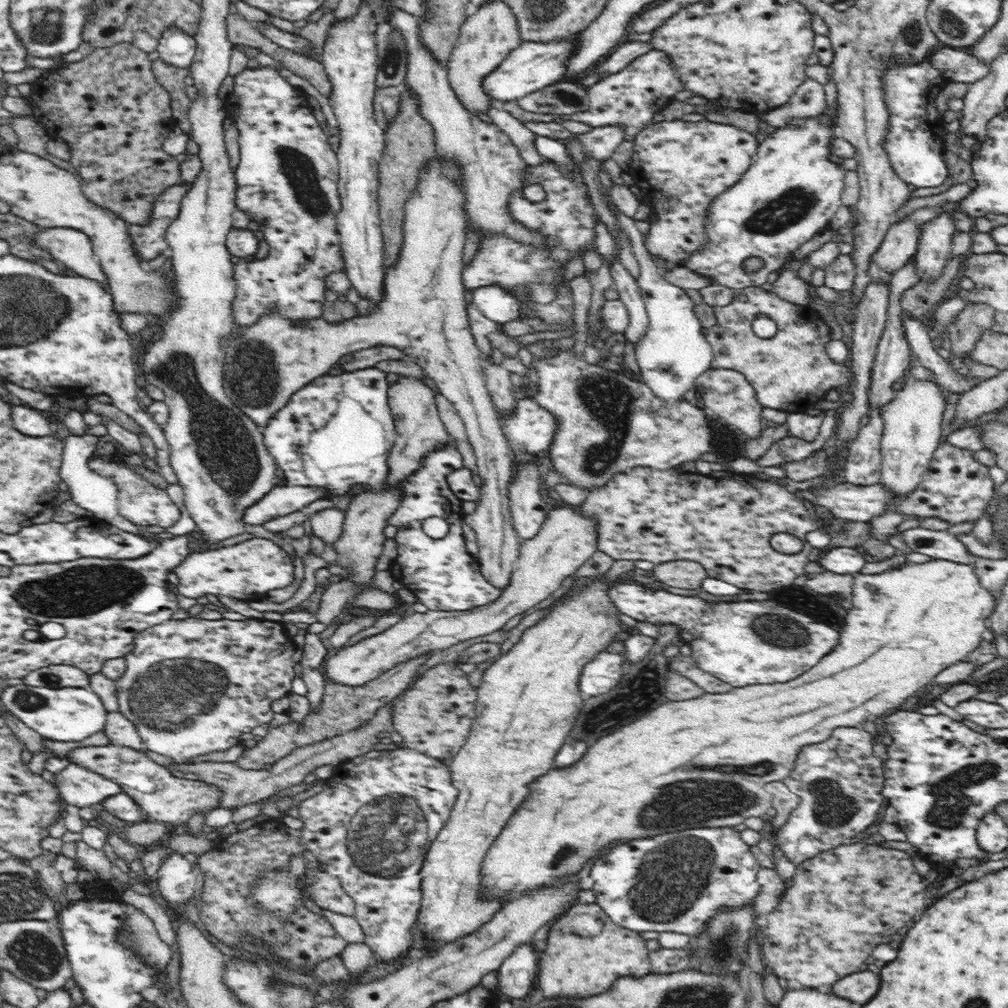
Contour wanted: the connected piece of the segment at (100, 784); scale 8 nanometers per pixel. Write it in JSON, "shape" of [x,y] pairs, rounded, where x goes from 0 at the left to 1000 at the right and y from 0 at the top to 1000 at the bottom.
{"shape":[[[73,756],[56,767],[54,773],[61,792],[66,798],[79,802],[97,798],[108,790],[121,787],[119,779]]]}

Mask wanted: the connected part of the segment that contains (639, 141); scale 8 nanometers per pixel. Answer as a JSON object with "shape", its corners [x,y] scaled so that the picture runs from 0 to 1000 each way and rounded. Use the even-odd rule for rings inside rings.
{"shape":[[[698,118],[693,121],[681,121],[666,119],[650,121],[635,129],[627,139],[629,152],[623,173],[629,182],[640,192],[641,201],[647,206],[647,218],[644,232],[639,234],[639,243],[645,254],[657,257],[675,264],[688,250],[699,246],[702,235],[700,222],[702,222],[702,205],[716,193],[722,187],[732,182],[736,175],[747,163],[753,147],[749,134],[728,126],[724,123],[715,123]]]}

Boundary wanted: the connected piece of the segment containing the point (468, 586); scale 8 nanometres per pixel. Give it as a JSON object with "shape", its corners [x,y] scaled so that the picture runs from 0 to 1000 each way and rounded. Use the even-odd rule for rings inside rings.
{"shape":[[[450,437],[424,448],[424,451],[418,456],[417,464],[414,464],[398,480],[397,502],[384,516],[384,520],[389,520],[389,522],[395,524],[390,534],[394,540],[395,551],[390,556],[389,563],[386,565],[390,568],[392,575],[398,577],[405,585],[408,585],[414,593],[414,597],[424,601],[426,606],[463,606],[472,602],[479,602],[481,599],[494,595],[499,586],[499,584],[488,581],[478,571],[473,555],[464,549],[462,545],[460,531],[458,530],[458,514],[461,511],[457,503],[459,497],[452,494],[452,491],[446,485],[446,481],[444,481],[444,477],[442,477],[442,472],[446,468],[457,464],[460,464],[460,457],[458,457],[458,451],[456,451]],[[430,512],[446,517],[444,530],[437,536],[427,534],[419,524],[419,517]]]}

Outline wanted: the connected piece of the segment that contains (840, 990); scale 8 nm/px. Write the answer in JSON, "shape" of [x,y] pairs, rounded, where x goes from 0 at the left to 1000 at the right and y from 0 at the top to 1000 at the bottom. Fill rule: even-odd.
{"shape":[[[849,964],[849,966],[843,966],[835,972],[831,972],[824,982],[829,988],[837,988],[845,994],[859,996],[869,988],[871,980],[873,980],[873,968],[871,966]]]}

